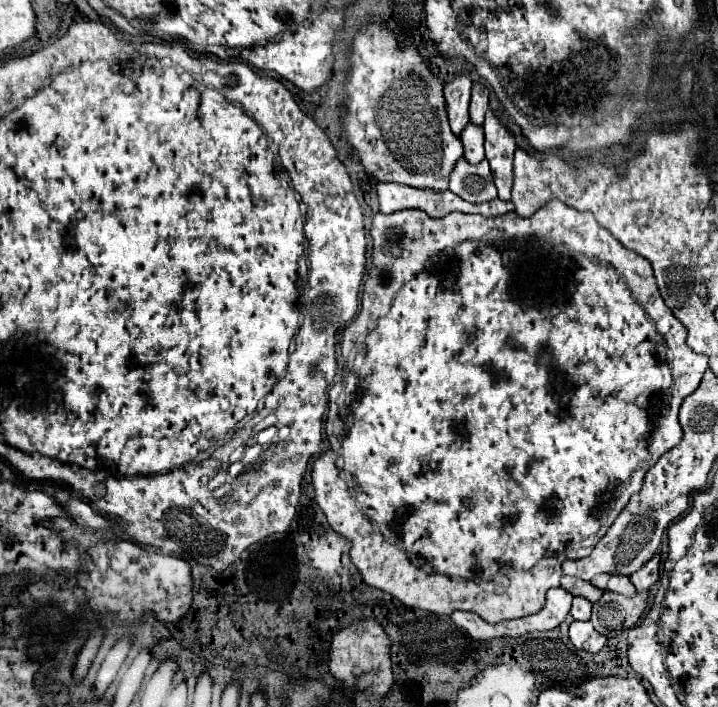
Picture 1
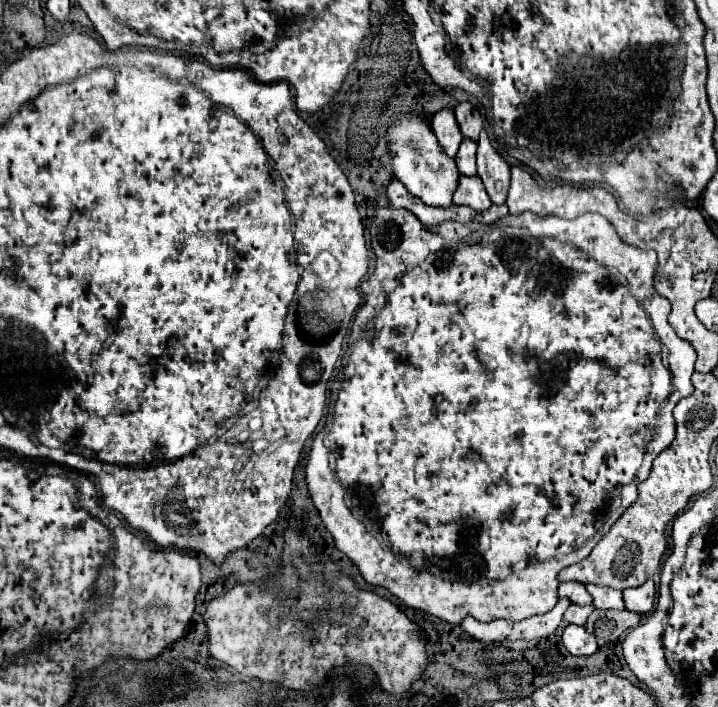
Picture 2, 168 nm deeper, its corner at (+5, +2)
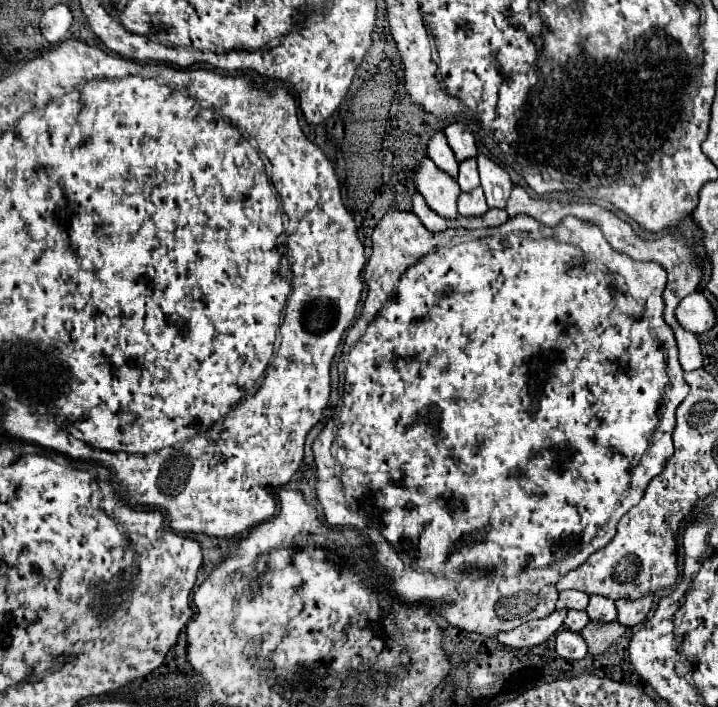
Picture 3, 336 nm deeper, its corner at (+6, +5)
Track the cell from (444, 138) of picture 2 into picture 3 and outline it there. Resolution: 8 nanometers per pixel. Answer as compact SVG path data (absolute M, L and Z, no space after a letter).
M438 130L430 136L428 156L434 160L434 164L438 164L438 168L450 172L450 176L458 176L458 162L452 148L448 146L444 130Z

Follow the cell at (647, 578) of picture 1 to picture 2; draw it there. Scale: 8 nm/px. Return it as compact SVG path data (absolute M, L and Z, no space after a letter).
M647 581L641 587L633 587L633 589L625 589L623 591L625 609L627 611L635 611L639 615L647 615L653 609L653 599L655 599L653 581Z

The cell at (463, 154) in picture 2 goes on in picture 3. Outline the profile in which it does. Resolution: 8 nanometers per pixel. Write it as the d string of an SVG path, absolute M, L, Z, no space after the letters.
M466 158L460 162L460 174L458 174L458 184L462 190L472 190L480 186L480 176L476 168L476 158Z

